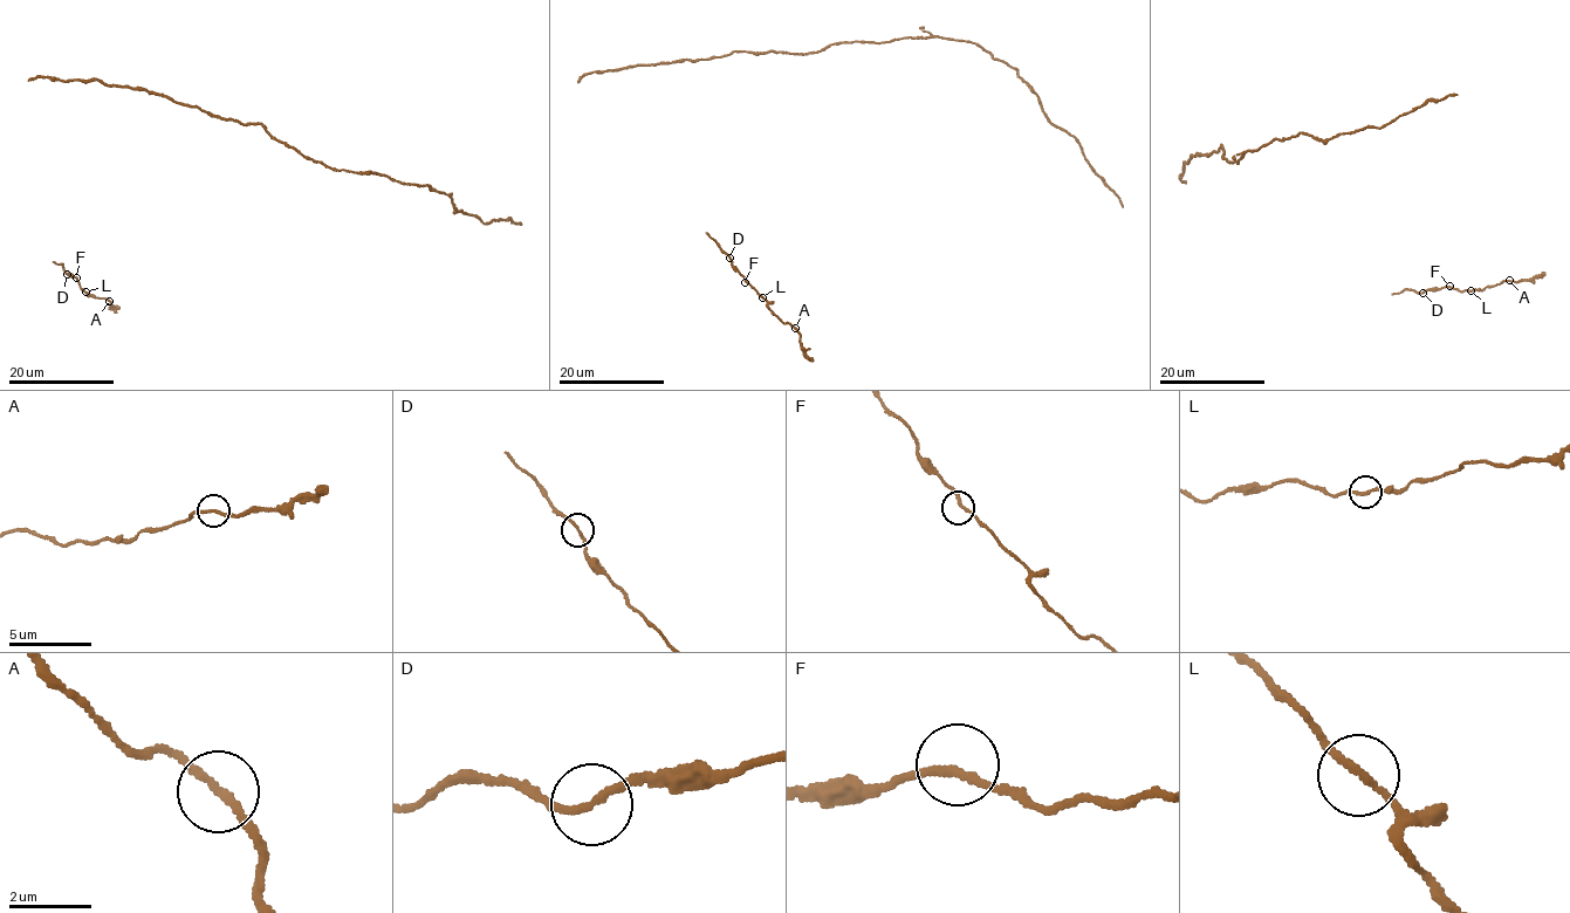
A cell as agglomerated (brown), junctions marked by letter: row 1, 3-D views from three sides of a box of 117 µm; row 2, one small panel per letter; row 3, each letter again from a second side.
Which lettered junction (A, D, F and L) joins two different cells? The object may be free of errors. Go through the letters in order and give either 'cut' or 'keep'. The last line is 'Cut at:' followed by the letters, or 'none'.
A: keep
D: keep
F: keep
L: keep
Cut at: none

